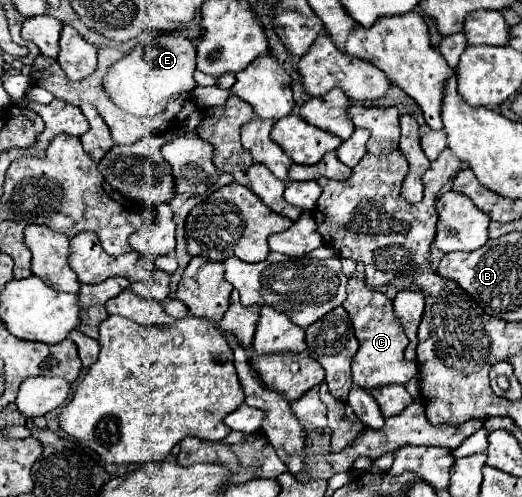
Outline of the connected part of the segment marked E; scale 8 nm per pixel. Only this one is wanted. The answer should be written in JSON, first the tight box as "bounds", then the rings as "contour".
{"bounds":[104,34,196,118],"contour":[[[160,34],[152,46],[138,44],[130,54],[118,60],[104,76],[104,90],[122,110],[134,116],[152,118],[160,114],[176,94],[188,94],[196,88],[196,42],[176,34]]]}

